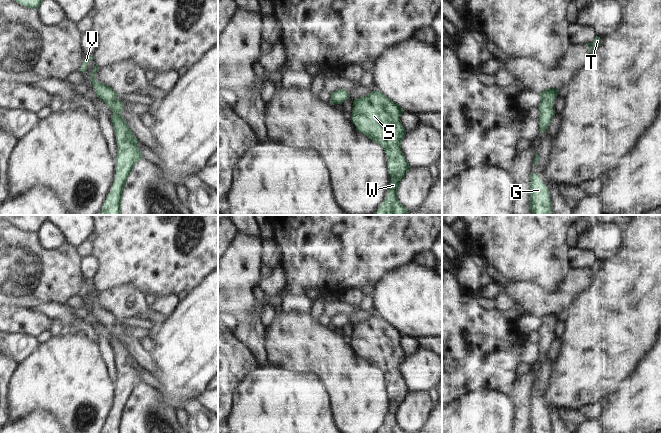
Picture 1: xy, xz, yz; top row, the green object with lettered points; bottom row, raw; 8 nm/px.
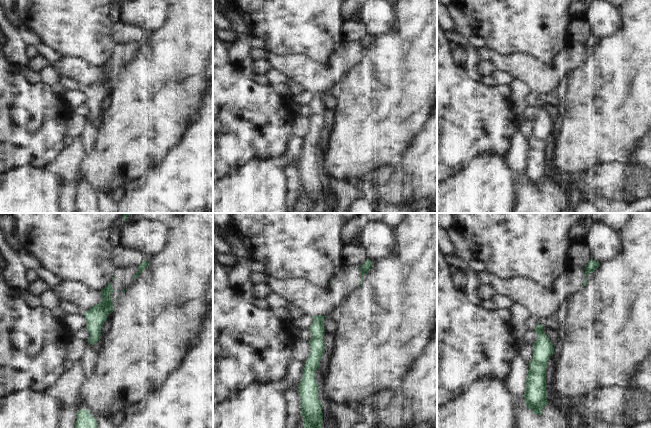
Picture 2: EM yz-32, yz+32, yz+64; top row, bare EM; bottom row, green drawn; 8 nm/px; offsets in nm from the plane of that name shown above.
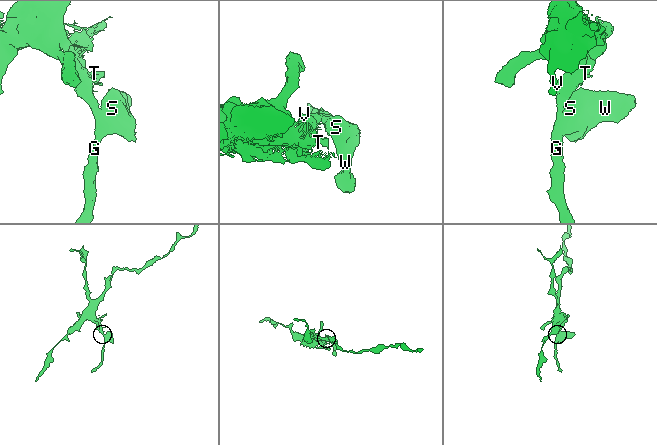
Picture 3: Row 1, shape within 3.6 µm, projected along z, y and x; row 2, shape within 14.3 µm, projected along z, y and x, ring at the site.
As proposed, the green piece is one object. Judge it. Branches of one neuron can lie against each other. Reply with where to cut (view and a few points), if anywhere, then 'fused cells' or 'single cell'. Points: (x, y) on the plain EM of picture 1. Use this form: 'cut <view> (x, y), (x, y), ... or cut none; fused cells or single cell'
cut none; single cell

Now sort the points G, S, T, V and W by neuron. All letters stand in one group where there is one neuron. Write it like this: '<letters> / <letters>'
G S T V W

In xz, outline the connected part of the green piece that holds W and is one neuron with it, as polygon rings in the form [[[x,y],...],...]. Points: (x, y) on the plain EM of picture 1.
[[[381,315],[353,325],[352,345],[359,357],[380,368],[388,382],[390,412],[379,433],[407,433],[398,424],[398,412],[410,389],[401,373],[406,354],[400,344],[404,334]]]

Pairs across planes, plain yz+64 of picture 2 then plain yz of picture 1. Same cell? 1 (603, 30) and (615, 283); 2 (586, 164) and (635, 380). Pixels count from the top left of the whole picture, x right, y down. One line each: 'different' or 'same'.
1: different
2: different

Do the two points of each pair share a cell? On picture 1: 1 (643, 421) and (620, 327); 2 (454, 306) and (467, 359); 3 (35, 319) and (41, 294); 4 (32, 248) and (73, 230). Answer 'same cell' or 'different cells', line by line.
1: different cells
2: same cell
3: different cells
4: different cells

